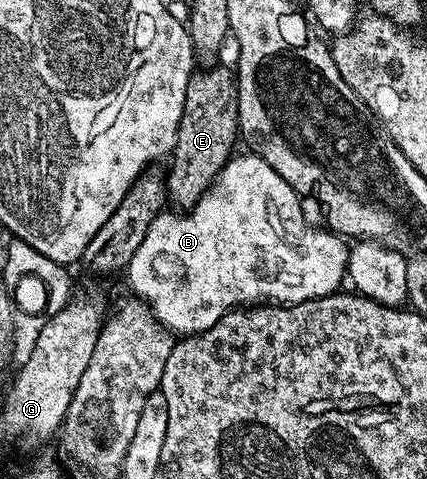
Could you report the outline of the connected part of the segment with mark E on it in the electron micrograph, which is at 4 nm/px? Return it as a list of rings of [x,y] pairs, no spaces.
[[[210,67],[207,71],[201,71],[191,75],[188,81],[184,113],[180,117],[172,158],[169,160],[170,173],[164,179],[167,200],[182,211],[193,208],[205,191],[210,190],[210,184],[231,158],[230,149],[234,141],[236,143],[240,137],[235,72],[226,67]]]

